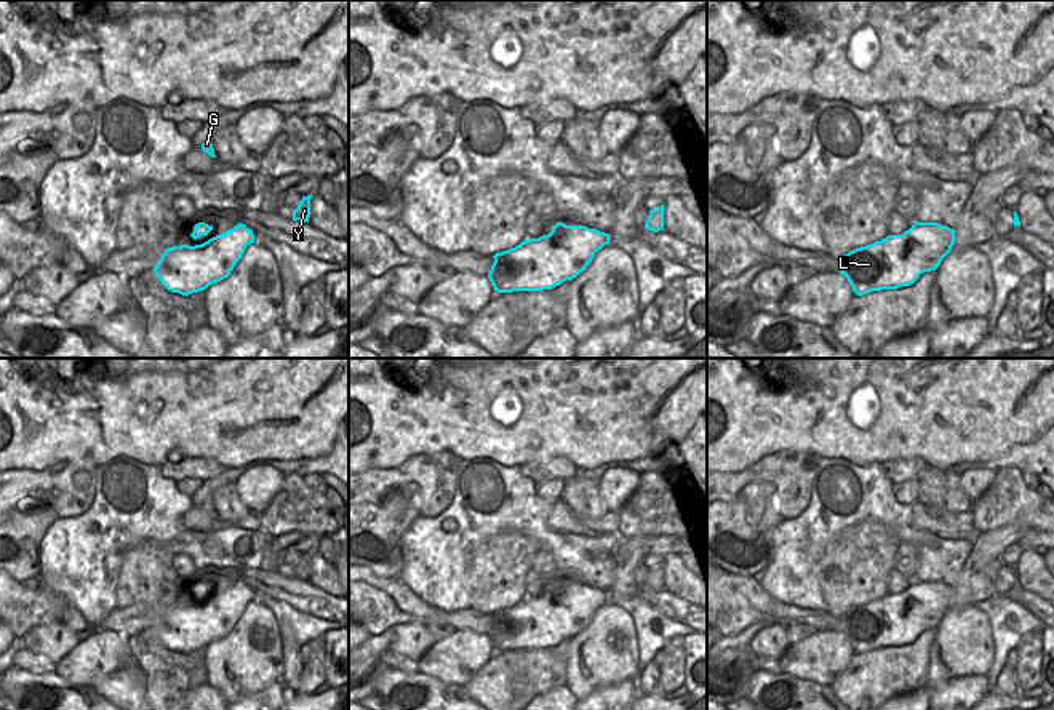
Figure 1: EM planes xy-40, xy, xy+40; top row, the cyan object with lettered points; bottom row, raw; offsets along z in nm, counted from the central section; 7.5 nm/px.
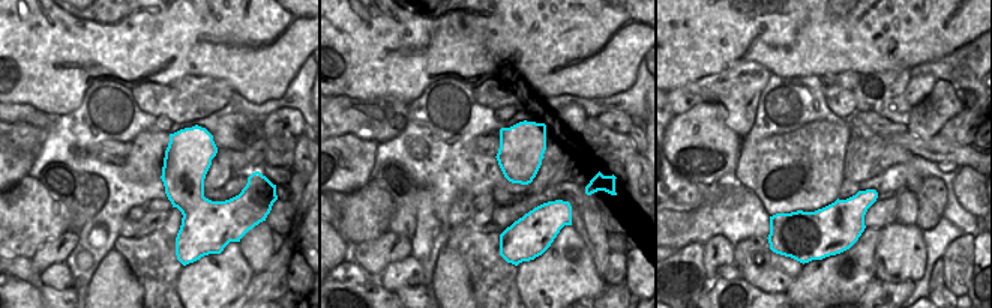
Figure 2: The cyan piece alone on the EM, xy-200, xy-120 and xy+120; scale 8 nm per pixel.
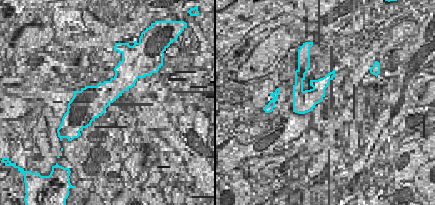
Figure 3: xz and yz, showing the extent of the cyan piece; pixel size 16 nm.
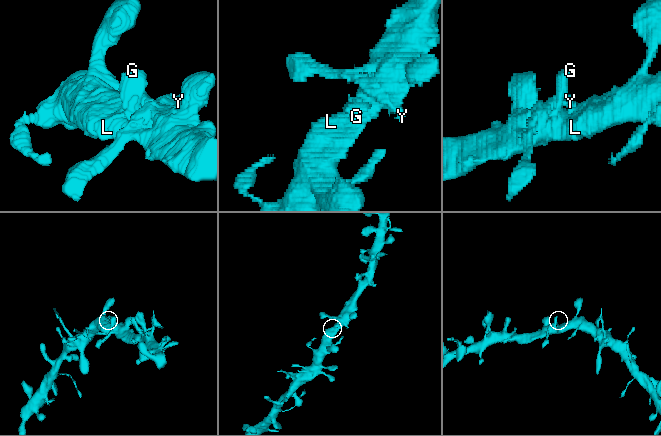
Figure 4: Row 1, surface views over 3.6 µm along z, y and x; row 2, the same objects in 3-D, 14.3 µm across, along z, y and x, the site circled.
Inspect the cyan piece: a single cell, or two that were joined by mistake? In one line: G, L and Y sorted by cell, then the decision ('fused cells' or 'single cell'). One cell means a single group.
G L Y | single cell

